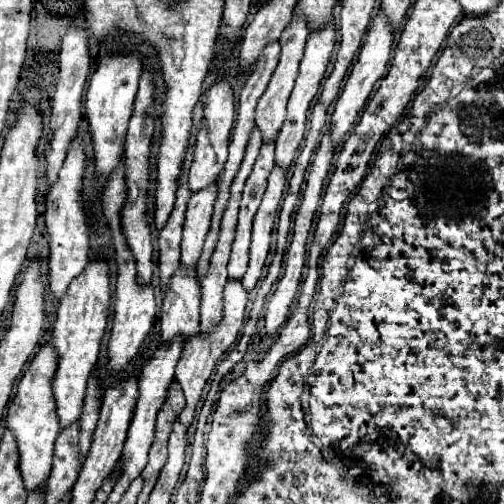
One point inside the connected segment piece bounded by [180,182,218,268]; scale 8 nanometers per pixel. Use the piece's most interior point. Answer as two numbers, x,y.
201,204

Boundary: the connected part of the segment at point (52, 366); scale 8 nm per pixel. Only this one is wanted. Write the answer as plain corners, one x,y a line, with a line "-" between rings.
46,342
40,352
34,356
30,362
28,370
18,382
16,396
8,404
8,416
6,424
8,428
16,434
18,440
18,450
20,450
20,472
26,484
26,490
32,492
40,488
52,468
52,454
54,454
54,442
60,434
60,424
58,424
58,414
56,414
56,400
52,392
52,376
56,374
56,364
58,364
58,352
52,348
50,342

